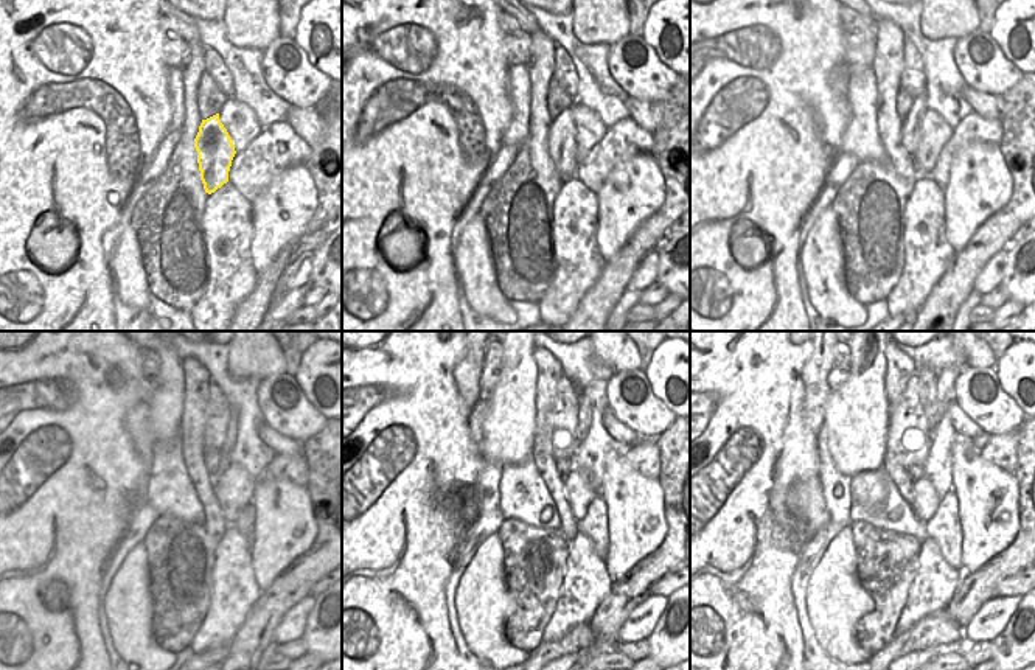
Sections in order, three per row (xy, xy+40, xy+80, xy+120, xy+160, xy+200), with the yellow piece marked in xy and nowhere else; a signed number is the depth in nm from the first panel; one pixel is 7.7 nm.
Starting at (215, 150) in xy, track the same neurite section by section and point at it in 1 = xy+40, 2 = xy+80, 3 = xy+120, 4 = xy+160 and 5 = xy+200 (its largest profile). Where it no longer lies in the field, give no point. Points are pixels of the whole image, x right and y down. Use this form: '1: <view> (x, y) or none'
1: xy+40 (561, 142)
2: xy+80 (911, 129)
3: xy+120 (224, 453)
4: xy+160 (586, 398)
5: xy+200 (947, 380)

